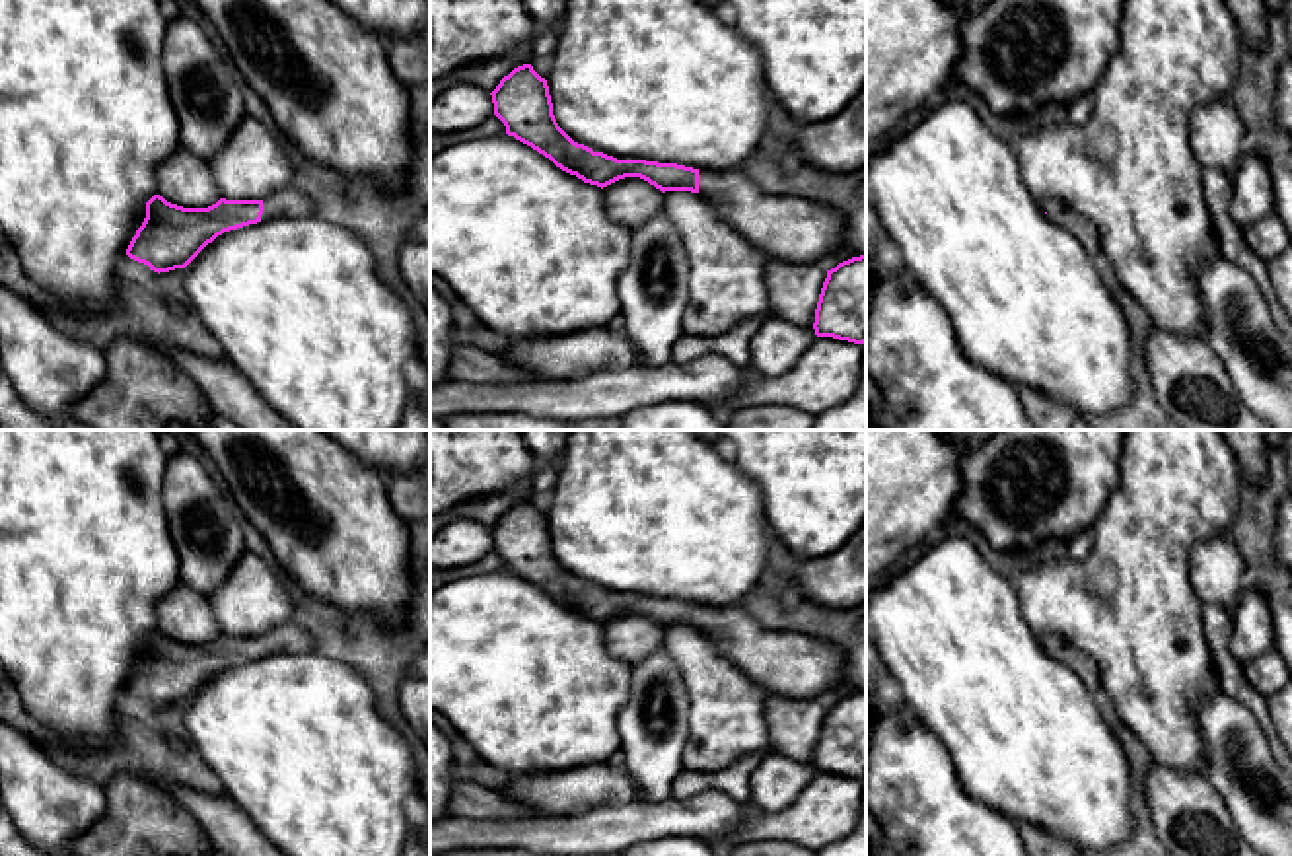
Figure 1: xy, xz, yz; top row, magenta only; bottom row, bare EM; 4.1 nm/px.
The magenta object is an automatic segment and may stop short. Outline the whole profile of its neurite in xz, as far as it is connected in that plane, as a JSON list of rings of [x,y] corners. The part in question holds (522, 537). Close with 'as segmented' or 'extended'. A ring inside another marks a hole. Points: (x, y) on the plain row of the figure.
[[[531,500],[514,504],[490,529],[506,570],[531,582],[584,619],[607,623],[640,613],[665,626],[691,626],[771,695],[811,700],[843,689],[843,646],[763,628],[745,607],[706,607],[677,599],[617,595],[574,578],[556,558],[547,516]]]; extended

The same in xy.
[[[294,619],[263,636],[220,634],[208,644],[183,644],[154,630],[146,654],[136,665],[126,691],[154,708],[185,704],[208,679],[230,665],[276,652],[309,652],[315,648],[313,624]]]; extended

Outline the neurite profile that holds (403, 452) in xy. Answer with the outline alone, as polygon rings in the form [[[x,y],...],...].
[[[323,430],[362,463],[409,477],[430,467],[430,430]]]

